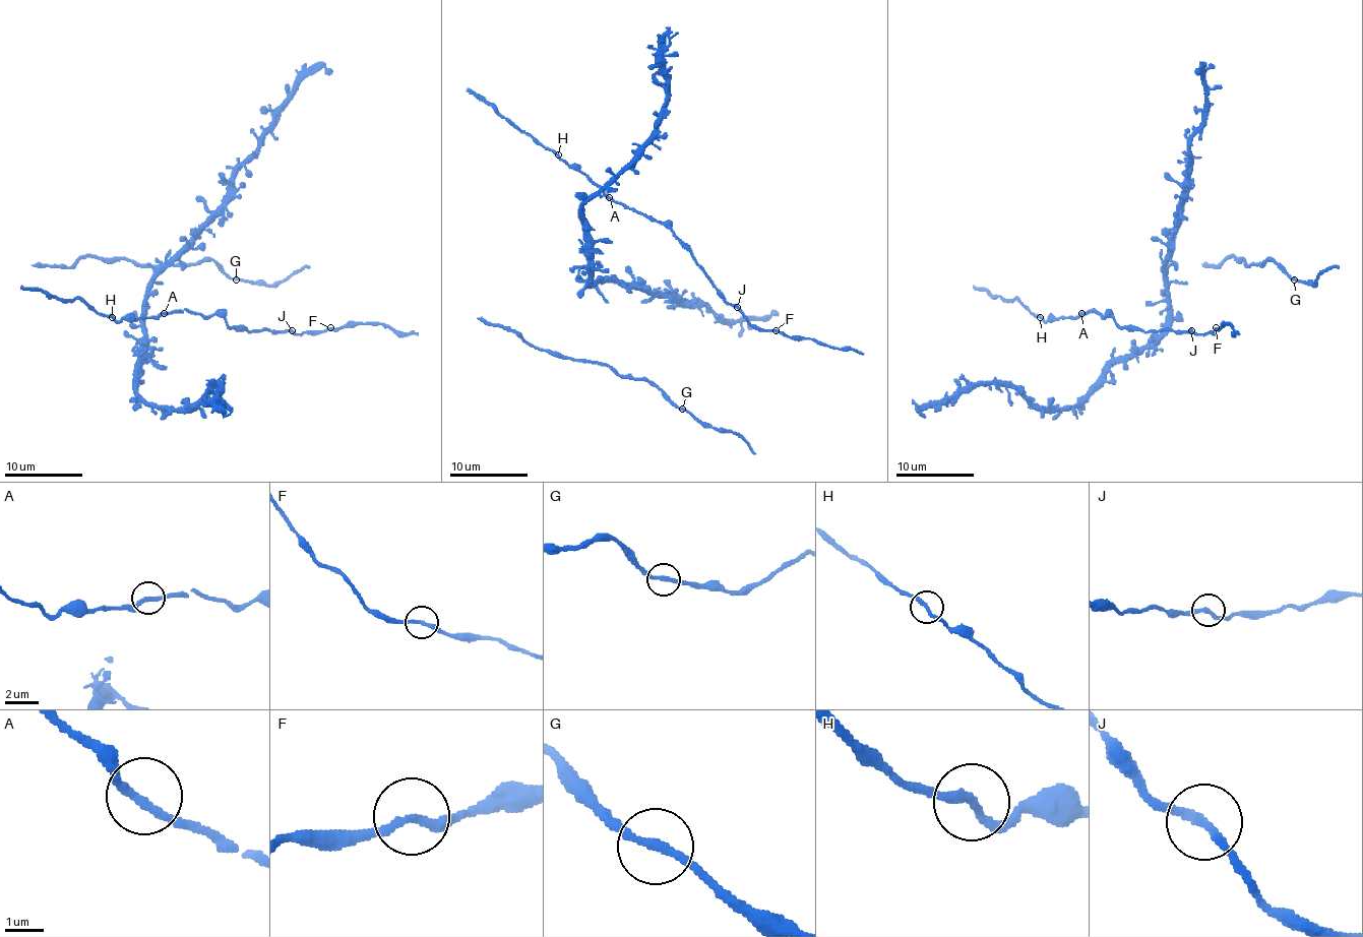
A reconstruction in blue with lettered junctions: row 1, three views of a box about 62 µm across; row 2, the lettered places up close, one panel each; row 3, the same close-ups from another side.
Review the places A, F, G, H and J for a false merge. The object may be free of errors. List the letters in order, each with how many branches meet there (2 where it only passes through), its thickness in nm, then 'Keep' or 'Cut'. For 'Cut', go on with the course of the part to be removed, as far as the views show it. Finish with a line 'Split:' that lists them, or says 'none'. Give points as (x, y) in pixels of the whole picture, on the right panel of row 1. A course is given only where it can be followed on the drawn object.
A: Branches: 2. Thickness 240 nm. Keep
F: Branches: 2. Thickness 220 nm. Keep
G: Branches: 2. Thickness 240 nm. Keep
H: Branches: 2. Thickness 240 nm. Keep
J: Branches: 2. Thickness 240 nm. Keep
Split: none

